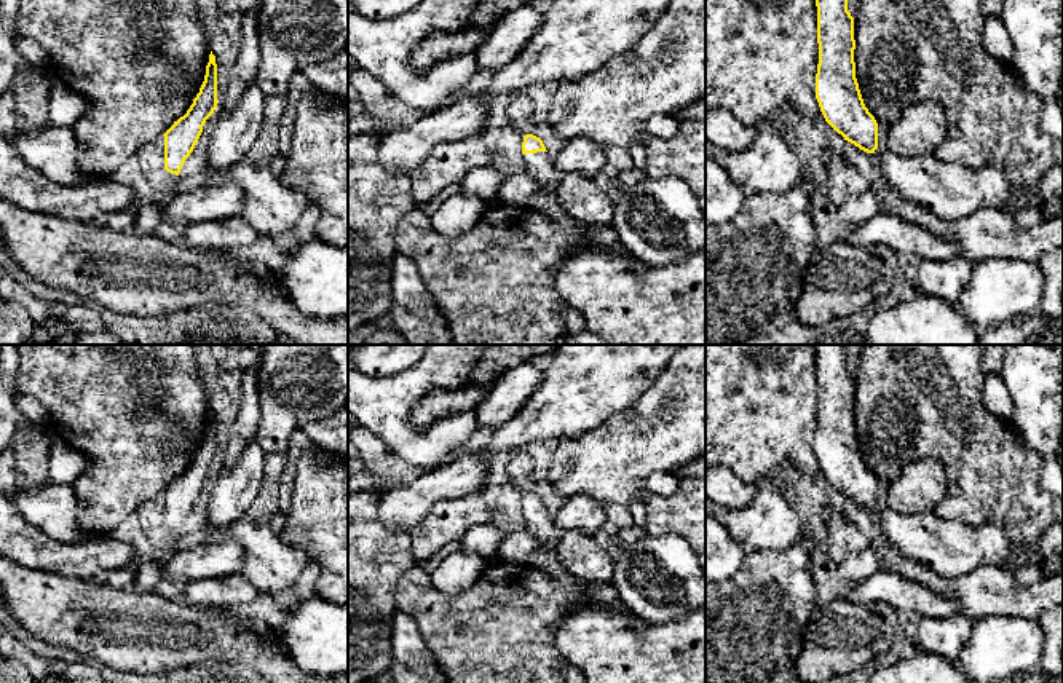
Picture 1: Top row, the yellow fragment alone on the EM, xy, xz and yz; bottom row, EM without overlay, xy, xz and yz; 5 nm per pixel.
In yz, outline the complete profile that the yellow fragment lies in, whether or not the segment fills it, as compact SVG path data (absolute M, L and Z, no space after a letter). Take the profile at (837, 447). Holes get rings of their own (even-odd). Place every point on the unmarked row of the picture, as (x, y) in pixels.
M816 345L817 356L817 401L819 421L816 431L816 456L825 479L860 507L875 512L879 528L879 541L887 543L895 552L913 560L939 576L953 579L964 576L978 567L1004 567L1015 560L1017 549L1006 530L994 523L970 527L940 519L934 511L899 514L886 504L878 504L878 480L863 461L856 436L854 420L854 375L848 369L848 345Z

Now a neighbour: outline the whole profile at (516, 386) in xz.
M524 362L508 370L476 410L476 426L488 428L508 423L528 402L543 381L544 370Z

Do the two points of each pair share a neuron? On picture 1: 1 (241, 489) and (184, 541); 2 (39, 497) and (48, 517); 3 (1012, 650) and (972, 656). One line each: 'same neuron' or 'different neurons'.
1: different neurons
2: same neuron
3: same neuron

